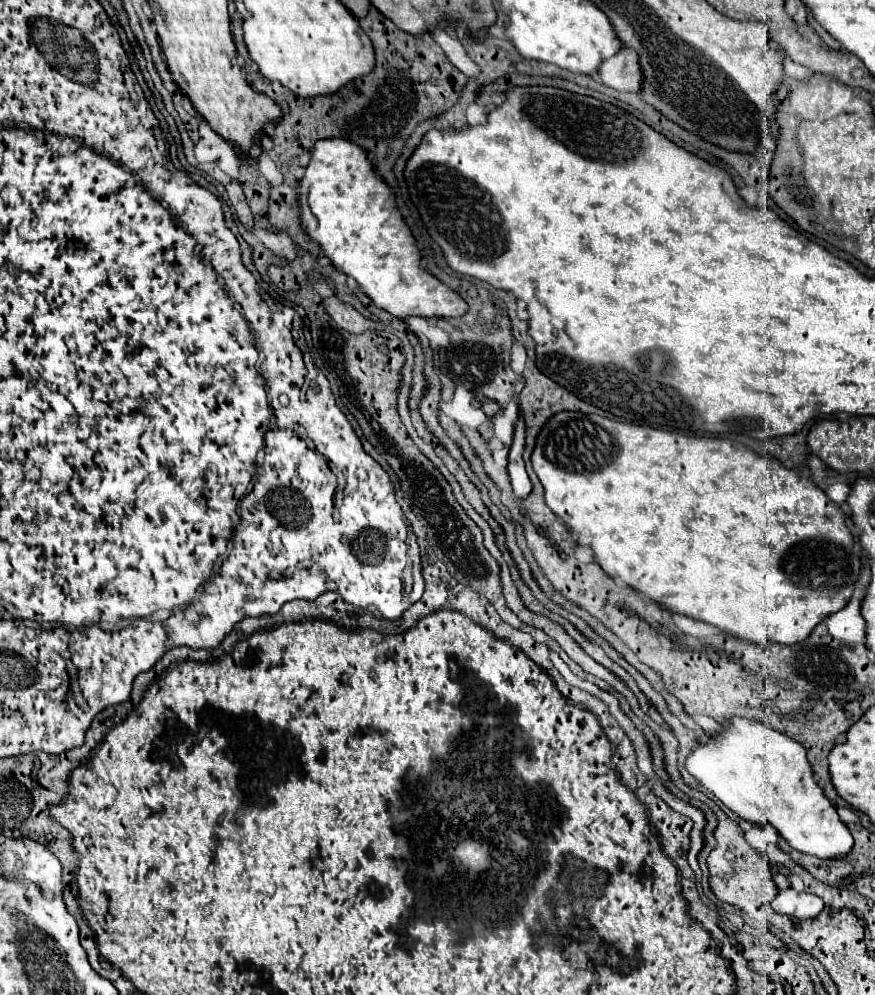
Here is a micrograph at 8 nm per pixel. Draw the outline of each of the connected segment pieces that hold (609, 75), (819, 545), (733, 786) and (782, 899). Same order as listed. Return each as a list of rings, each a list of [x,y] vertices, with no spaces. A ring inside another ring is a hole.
[[[625,47],[609,61],[603,61],[599,67],[599,79],[617,91],[639,93],[643,85],[643,71],[639,65],[639,55],[635,49]]]
[[[563,411],[551,417],[547,425],[541,429],[531,461],[539,481],[545,487],[545,503],[569,527],[577,543],[589,545],[593,549],[601,569],[609,577],[621,579],[625,585],[637,589],[639,593],[653,599],[655,603],[665,605],[673,613],[681,613],[681,615],[711,623],[751,643],[765,645],[769,641],[769,643],[795,645],[799,641],[805,641],[823,619],[841,611],[853,597],[853,585],[859,577],[859,569],[857,569],[857,559],[853,555],[855,539],[845,523],[847,515],[809,477],[803,477],[795,469],[783,467],[781,461],[775,457],[759,455],[753,449],[727,439],[685,437],[679,433],[651,429],[645,425],[631,425],[631,423],[605,419],[599,415]]]
[[[733,719],[725,733],[711,737],[689,755],[687,771],[741,819],[757,825],[763,825],[763,819],[769,821],[801,853],[819,859],[839,859],[853,849],[851,831],[813,779],[803,745],[761,721]]]
[[[785,889],[779,891],[777,897],[773,899],[773,909],[777,913],[797,917],[797,919],[813,919],[823,911],[823,901],[817,895],[811,893],[799,893],[795,889]]]

